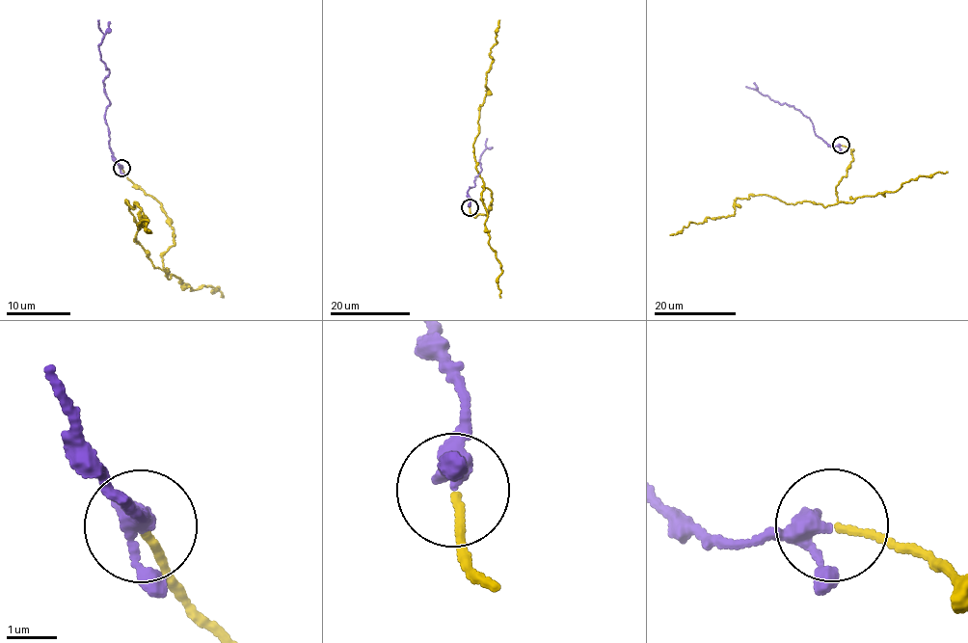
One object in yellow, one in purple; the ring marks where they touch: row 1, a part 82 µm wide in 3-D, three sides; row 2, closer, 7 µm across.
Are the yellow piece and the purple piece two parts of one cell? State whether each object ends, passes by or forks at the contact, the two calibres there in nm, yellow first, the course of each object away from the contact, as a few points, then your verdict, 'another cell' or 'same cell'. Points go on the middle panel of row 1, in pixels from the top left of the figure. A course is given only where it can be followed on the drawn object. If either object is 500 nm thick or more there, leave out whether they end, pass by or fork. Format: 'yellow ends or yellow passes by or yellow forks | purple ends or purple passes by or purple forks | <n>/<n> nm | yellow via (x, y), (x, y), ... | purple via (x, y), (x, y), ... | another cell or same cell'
yellow ends | purple passes by | 130/320 nm | yellow via (469, 207), (471, 214), (487, 215), (491, 202), (473, 151), (499, 19) | purple via (469, 206), (467, 193), (470, 187), (475, 185), (474, 179), (481, 172), (481, 155), (487, 138) | same cell

